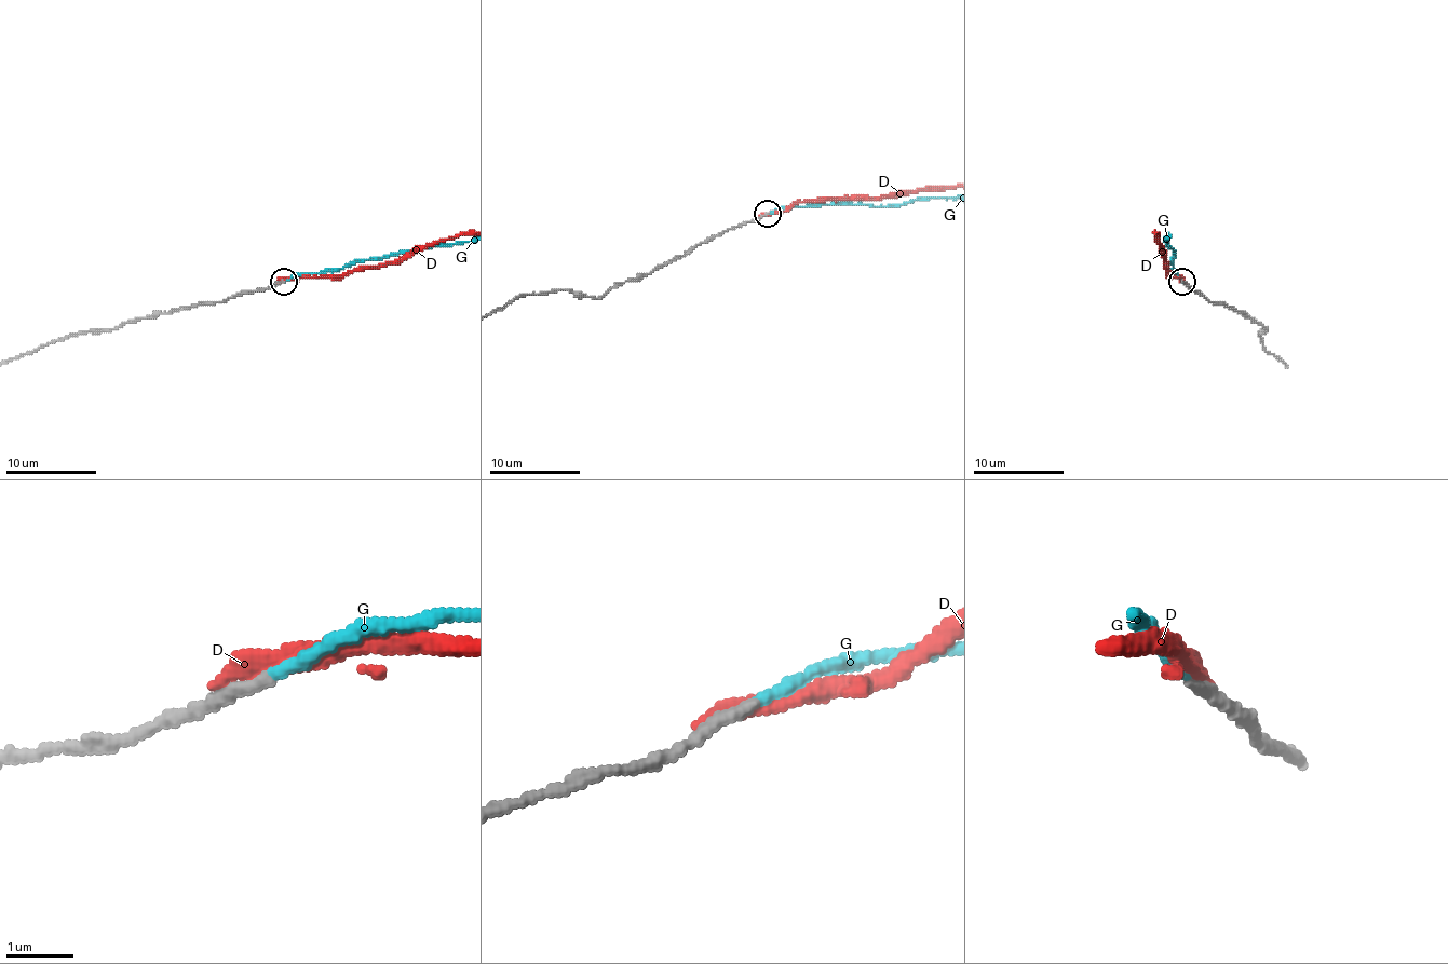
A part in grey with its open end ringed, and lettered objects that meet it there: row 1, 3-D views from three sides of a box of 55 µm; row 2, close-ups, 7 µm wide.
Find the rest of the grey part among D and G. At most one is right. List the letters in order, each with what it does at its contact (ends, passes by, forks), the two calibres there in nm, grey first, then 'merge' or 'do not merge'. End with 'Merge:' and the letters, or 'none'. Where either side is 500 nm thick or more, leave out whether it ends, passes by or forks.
D: it ends; calibres 220 and 300 nm; do not merge
G: it ends; calibres 180 and 190 nm; merge
Merge: G

